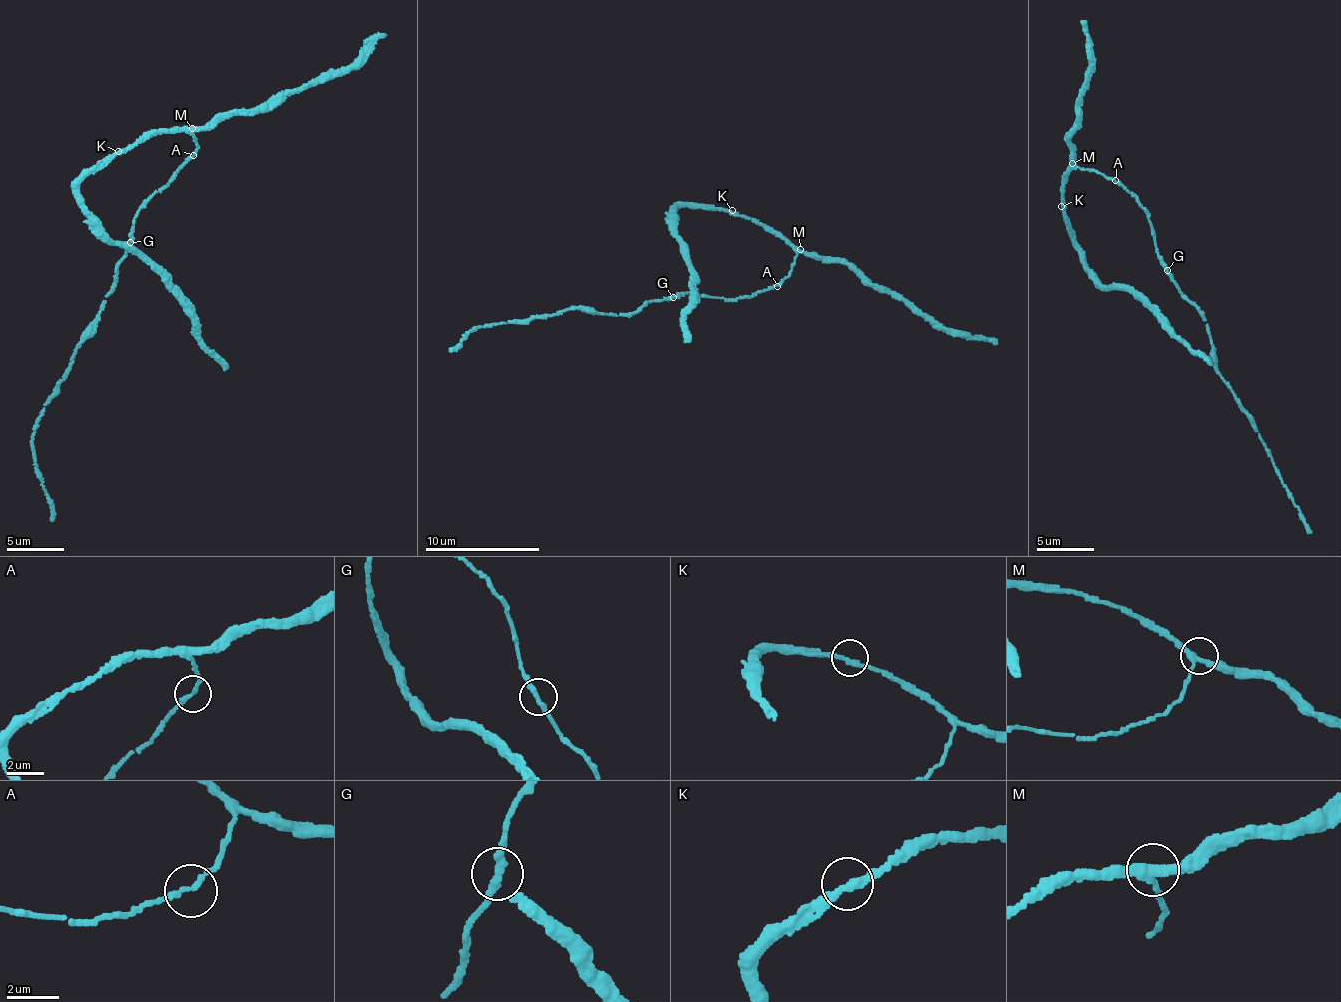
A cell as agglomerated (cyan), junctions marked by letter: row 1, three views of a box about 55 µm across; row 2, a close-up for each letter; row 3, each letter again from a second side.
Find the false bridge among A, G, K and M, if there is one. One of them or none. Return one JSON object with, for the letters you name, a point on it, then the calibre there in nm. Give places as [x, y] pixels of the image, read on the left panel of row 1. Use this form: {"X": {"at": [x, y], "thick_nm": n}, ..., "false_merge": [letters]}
{"false_merge": []}

